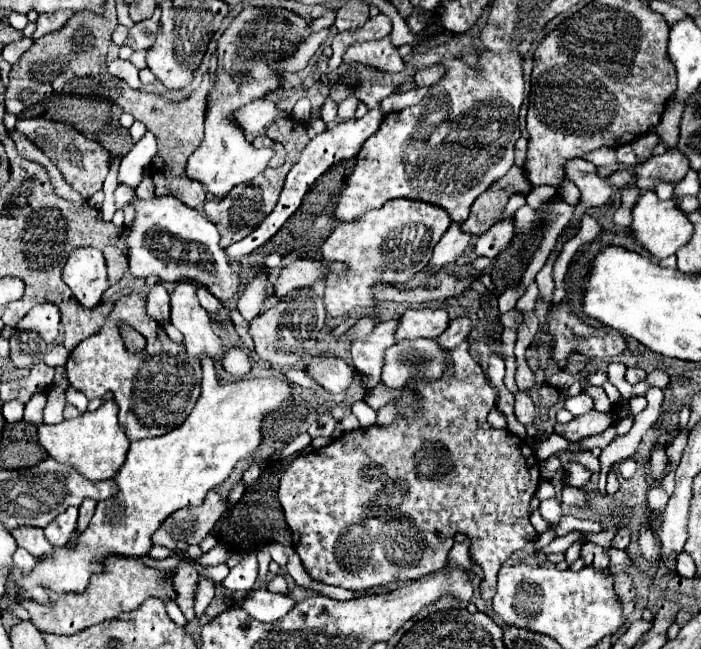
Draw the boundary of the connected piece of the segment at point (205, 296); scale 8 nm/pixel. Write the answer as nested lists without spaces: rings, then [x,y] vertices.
[[[200,288],[200,290],[198,290],[198,298],[200,298],[202,308],[208,310],[210,314],[214,314],[214,312],[218,312],[218,310],[222,308],[222,302],[220,302],[212,292],[208,292],[206,288]]]

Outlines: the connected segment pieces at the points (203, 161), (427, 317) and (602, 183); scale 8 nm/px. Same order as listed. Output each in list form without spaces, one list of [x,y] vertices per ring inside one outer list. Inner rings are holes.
[[[244,6],[244,10],[232,18],[230,26],[218,40],[218,70],[216,84],[208,94],[206,110],[206,136],[202,144],[188,158],[188,178],[206,186],[214,196],[226,196],[236,184],[258,176],[273,157],[271,148],[257,149],[246,140],[244,130],[236,124],[232,114],[246,104],[264,98],[268,92],[282,88],[282,74],[272,68],[280,60],[296,52],[300,40],[310,36],[310,22],[286,8],[256,8]]]
[[[410,308],[402,314],[396,340],[438,338],[450,324],[446,308]]]
[[[570,158],[564,164],[564,174],[568,180],[572,180],[582,194],[582,202],[576,206],[576,214],[567,226],[574,226],[578,216],[584,214],[588,206],[602,206],[612,196],[612,186],[596,174],[596,166],[592,162],[586,162],[584,158]]]

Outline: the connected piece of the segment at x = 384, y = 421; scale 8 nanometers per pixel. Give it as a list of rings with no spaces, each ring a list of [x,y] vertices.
[[[388,402],[384,408],[376,412],[376,426],[390,426],[392,422],[396,422],[396,418],[398,418],[398,410],[392,402]]]

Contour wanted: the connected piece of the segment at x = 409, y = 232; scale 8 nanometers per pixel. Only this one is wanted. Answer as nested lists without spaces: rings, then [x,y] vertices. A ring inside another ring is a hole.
[[[394,198],[378,210],[366,212],[350,222],[340,222],[324,242],[322,258],[328,262],[346,262],[350,268],[346,276],[326,276],[326,312],[330,316],[348,316],[354,314],[354,310],[370,308],[374,304],[370,292],[374,282],[402,284],[416,272],[424,270],[424,264],[428,264],[432,256],[432,248],[450,222],[452,218],[444,208],[410,198]]]

